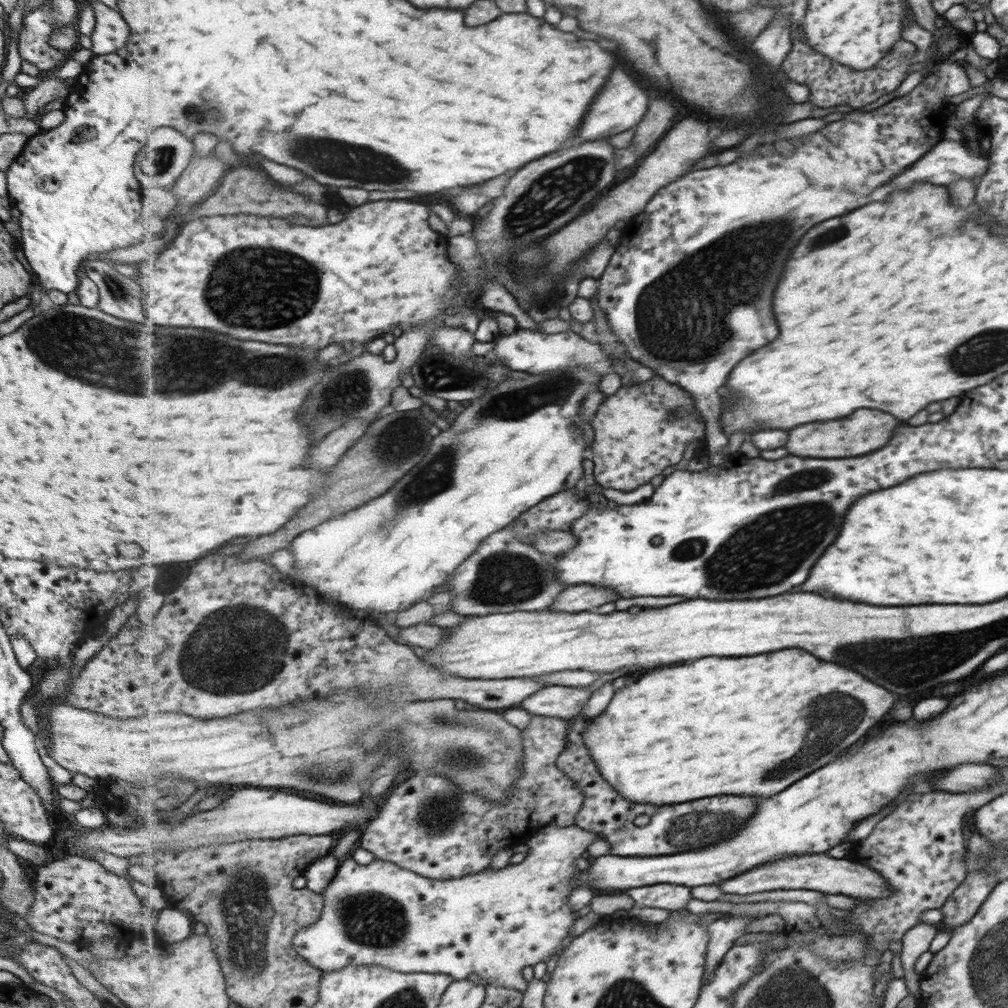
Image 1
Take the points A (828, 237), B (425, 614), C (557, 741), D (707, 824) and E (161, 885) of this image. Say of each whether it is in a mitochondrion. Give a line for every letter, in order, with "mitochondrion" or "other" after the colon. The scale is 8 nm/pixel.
A: mitochondrion
B: other
C: other
D: mitochondrion
E: other

